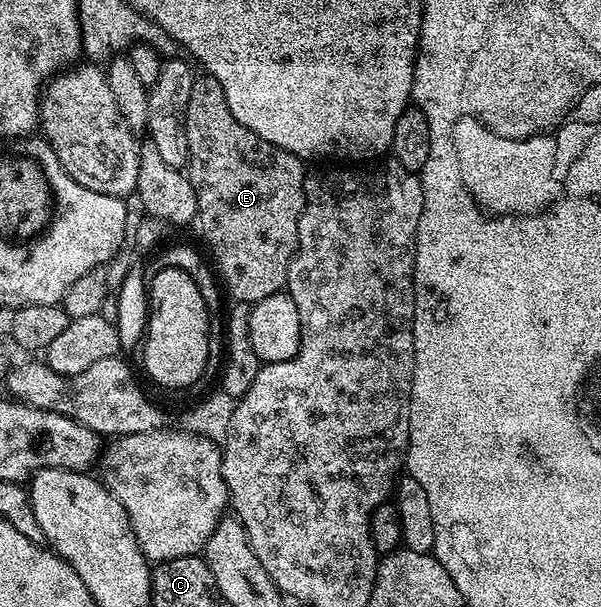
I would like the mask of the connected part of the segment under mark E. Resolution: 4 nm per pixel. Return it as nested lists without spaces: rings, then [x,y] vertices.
[[[209,75],[195,76],[192,83],[186,112],[186,138],[190,156],[188,176],[196,191],[198,208],[196,225],[202,228],[212,261],[214,256],[213,264],[221,284],[230,288],[233,300],[238,303],[263,301],[268,295],[283,292],[290,261],[298,250],[298,224],[306,202],[304,183],[308,169],[302,166],[305,165],[303,158],[268,143],[268,139],[260,139],[256,131],[244,127],[244,123],[232,115],[232,107],[228,107],[224,87]]]

